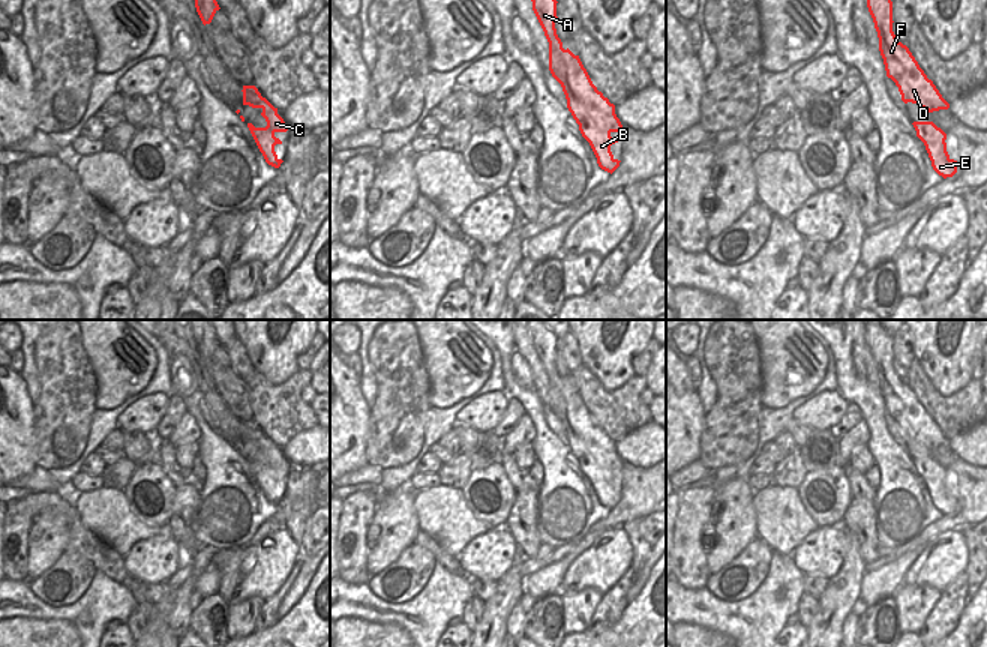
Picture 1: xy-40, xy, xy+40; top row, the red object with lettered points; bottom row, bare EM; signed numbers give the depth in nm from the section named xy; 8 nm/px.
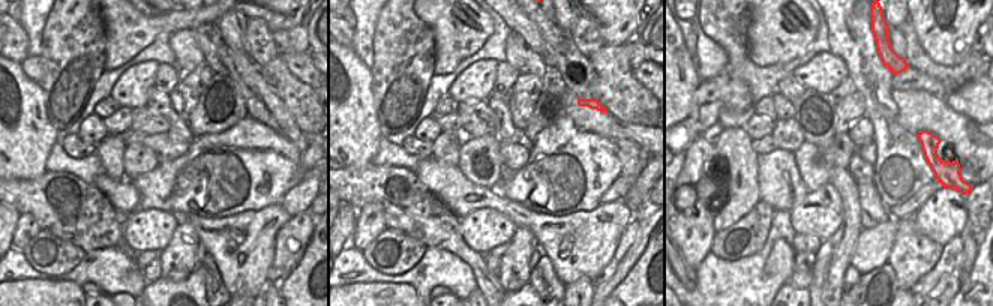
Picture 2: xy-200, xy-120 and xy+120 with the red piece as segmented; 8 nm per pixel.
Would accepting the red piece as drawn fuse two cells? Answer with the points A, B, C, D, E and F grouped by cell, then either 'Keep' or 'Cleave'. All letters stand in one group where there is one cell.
Groups: A B C D E F. Keep.

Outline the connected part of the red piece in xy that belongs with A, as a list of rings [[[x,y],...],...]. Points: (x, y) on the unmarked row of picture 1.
[[[528,320],[530,335],[532,338],[532,347],[544,368],[544,372],[549,378],[549,407],[552,413],[561,420],[562,428],[567,435],[567,444],[572,449],[573,455],[579,461],[579,467],[582,473],[590,479],[597,500],[602,506],[608,509],[614,509],[620,498],[614,494],[610,488],[610,482],[618,479],[610,473],[612,468],[622,468],[622,461],[615,450],[615,441],[609,438],[608,434],[603,432],[602,428],[592,420],[586,405],[584,404],[579,392],[574,392],[568,384],[562,384],[562,378],[556,371],[555,359],[556,353],[556,336],[549,330],[540,320]]]

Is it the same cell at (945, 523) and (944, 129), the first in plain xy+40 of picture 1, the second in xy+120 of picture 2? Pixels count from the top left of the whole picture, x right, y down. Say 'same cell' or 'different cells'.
same cell

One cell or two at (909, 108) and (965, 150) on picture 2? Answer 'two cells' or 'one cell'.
one cell

